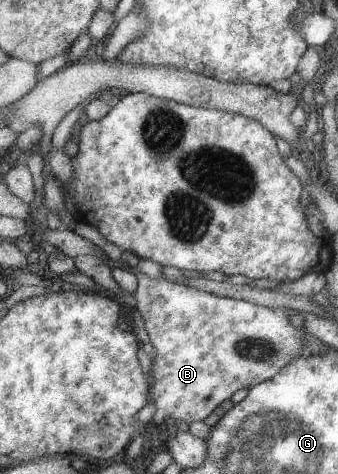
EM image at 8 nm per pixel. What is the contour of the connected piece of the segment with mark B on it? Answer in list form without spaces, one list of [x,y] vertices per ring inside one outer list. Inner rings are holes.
[[[139,273],[138,279],[140,279],[140,285],[133,293],[133,303],[136,304],[138,311],[140,311],[146,320],[147,328],[155,347],[155,352],[152,354],[152,397],[153,401],[156,402],[157,409],[156,415],[152,419],[152,426],[155,430],[161,430],[168,423],[177,420],[186,421],[190,425],[206,420],[207,417],[210,417],[212,413],[216,411],[216,408],[218,408],[219,405],[222,405],[226,400],[229,400],[230,397],[234,397],[236,391],[240,391],[240,389],[244,388],[251,390],[253,387],[264,383],[266,380],[276,377],[277,373],[282,372],[288,364],[291,364],[300,356],[308,354],[307,349],[303,349],[302,345],[304,345],[304,335],[311,334],[306,333],[305,327],[300,329],[293,327],[292,323],[290,323],[290,318],[283,315],[279,309],[272,309],[266,306],[256,305],[249,301],[227,298],[211,294],[210,292],[203,292],[199,289],[193,288],[192,286],[187,286],[186,284],[179,284],[167,279],[152,278],[146,274]]]

